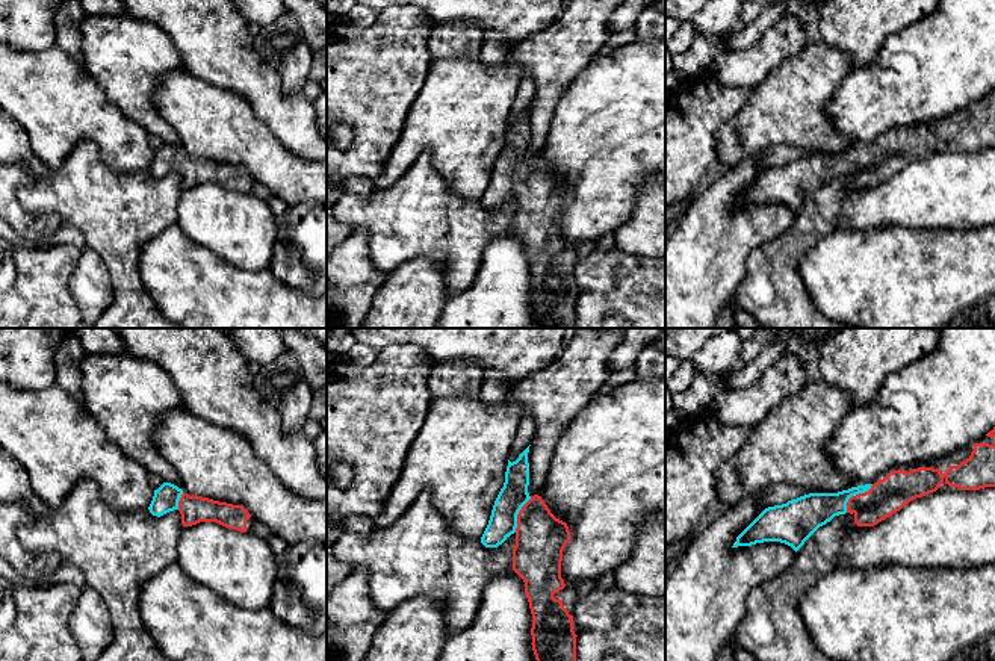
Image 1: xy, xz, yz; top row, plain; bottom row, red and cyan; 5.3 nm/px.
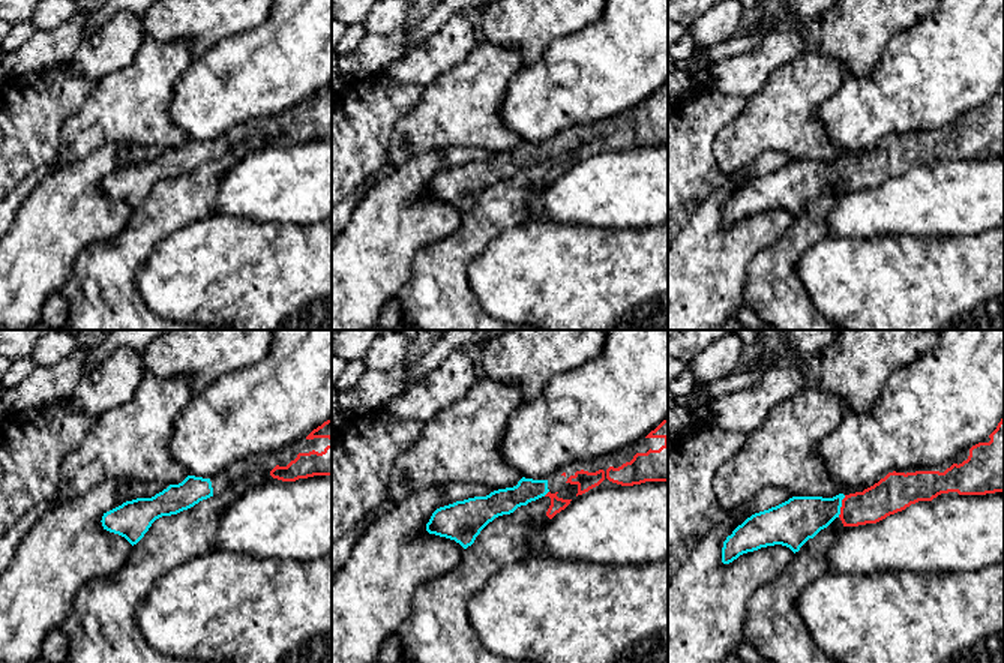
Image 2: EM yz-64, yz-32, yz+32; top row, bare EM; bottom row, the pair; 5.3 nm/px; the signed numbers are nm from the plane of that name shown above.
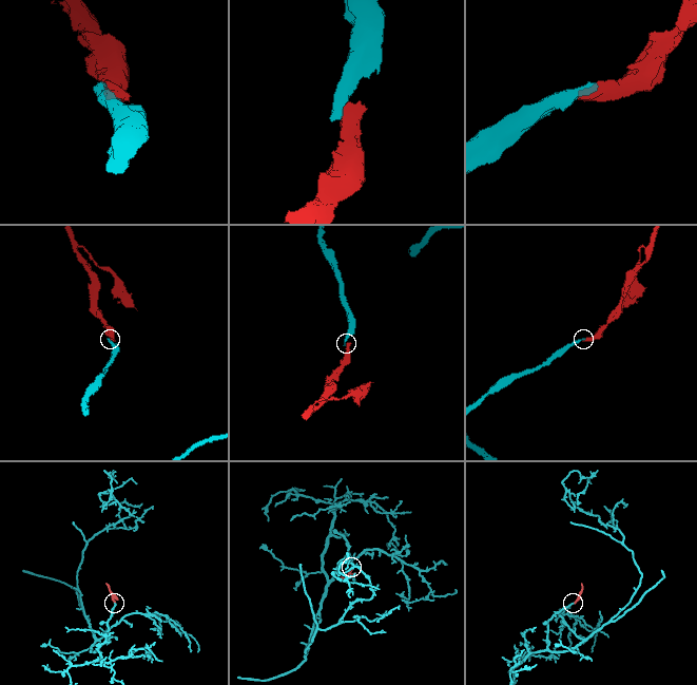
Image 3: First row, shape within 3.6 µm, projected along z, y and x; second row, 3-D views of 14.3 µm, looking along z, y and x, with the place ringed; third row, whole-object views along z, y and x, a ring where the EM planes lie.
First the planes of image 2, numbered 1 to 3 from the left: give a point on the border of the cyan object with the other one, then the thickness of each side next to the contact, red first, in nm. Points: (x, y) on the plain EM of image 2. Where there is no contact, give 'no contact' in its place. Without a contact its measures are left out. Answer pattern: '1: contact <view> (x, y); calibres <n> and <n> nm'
1: no contact
2: contact yz-32 (547, 158); calibres 80 and 140 nm
3: contact yz+32 (842, 170); calibres 190 and 240 nm

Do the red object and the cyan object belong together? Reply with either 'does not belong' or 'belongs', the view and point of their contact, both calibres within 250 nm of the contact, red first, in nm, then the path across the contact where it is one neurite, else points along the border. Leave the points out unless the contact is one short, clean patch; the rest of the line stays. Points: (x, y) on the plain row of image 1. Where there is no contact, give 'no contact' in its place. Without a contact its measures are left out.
belongs; contact yz (856, 156); calibres 190 and 190 nm; way yz (886, 158), (856, 156), (847, 162), (814, 171)

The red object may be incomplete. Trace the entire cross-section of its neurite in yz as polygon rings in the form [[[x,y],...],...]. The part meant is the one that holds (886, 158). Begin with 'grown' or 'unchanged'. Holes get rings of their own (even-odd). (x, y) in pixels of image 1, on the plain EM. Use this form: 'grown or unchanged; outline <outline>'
grown; outline [[[941,130],[894,132],[874,145],[838,154],[809,154],[782,166],[765,169],[732,209],[780,203],[795,213],[835,177],[850,174],[857,188],[874,188],[910,162],[933,154],[944,144]]]

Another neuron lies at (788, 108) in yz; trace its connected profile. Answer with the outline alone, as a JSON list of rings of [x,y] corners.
[[[823,41],[807,44],[774,68],[749,101],[723,126],[717,156],[726,169],[768,147],[789,145],[812,154],[853,148],[832,124],[826,104],[853,68],[847,53]]]

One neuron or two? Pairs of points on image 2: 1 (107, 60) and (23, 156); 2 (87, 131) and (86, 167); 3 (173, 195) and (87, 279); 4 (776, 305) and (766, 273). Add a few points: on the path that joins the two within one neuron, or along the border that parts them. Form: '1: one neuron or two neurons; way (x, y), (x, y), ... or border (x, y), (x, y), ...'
1: one neuron; way (80, 74), (24, 129)
2: two neurons; border (119, 141), (102, 144), (63, 167)
3: one neuron; way (155, 218), (110, 263)
4: one neuron; way (776, 297), (776, 284), (773, 281)

